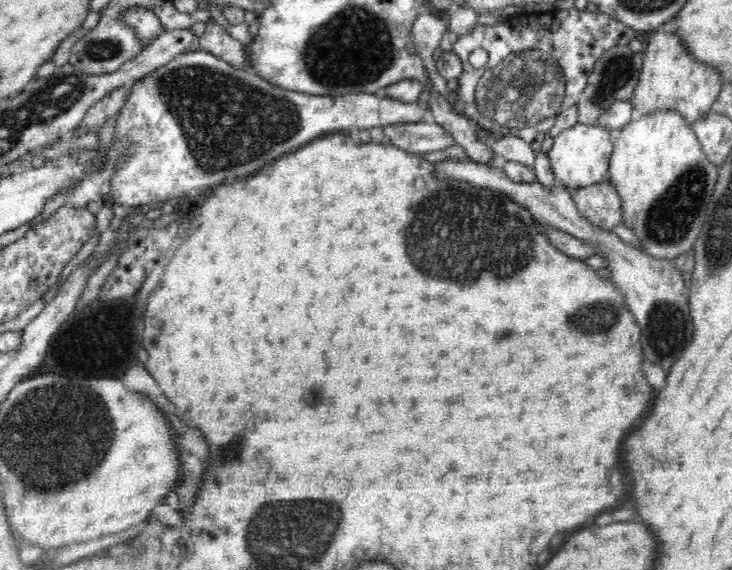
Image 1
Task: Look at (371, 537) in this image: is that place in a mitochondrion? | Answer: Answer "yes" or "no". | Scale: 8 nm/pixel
no

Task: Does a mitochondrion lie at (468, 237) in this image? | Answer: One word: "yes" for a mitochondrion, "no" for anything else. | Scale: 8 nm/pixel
yes

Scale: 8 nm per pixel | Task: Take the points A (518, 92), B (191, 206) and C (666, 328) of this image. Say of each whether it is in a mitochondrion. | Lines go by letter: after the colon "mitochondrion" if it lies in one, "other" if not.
A: mitochondrion
B: other
C: mitochondrion

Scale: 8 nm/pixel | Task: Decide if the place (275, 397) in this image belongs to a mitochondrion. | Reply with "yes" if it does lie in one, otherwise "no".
no

